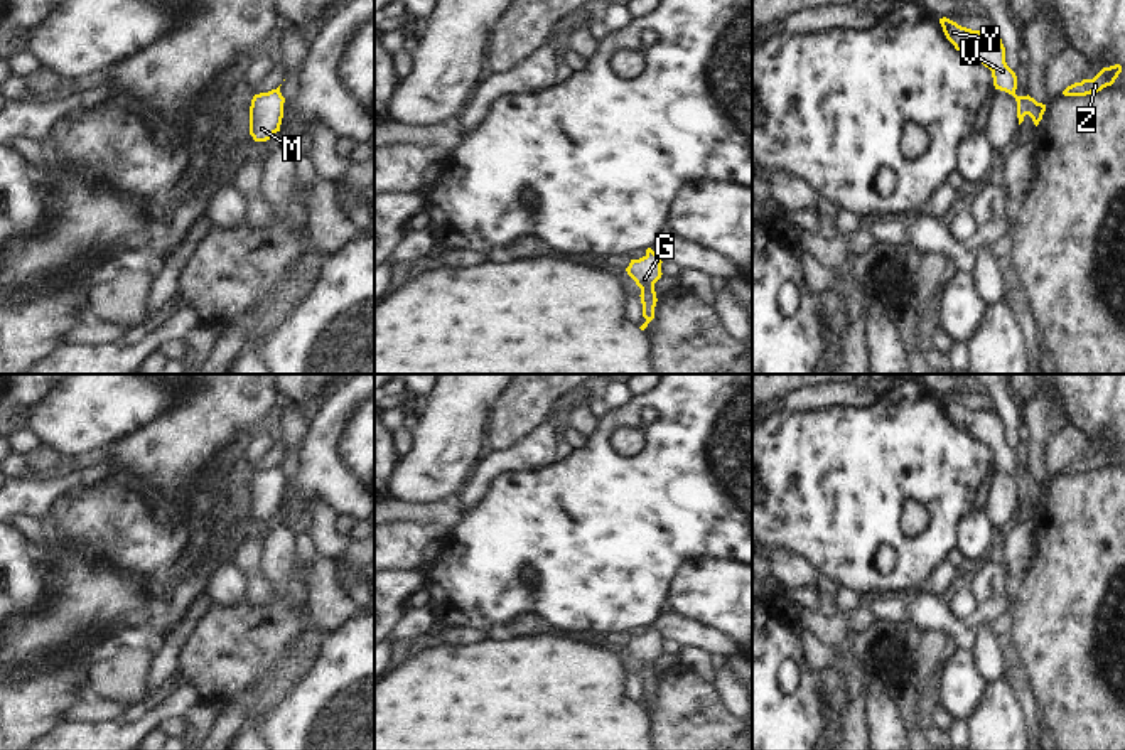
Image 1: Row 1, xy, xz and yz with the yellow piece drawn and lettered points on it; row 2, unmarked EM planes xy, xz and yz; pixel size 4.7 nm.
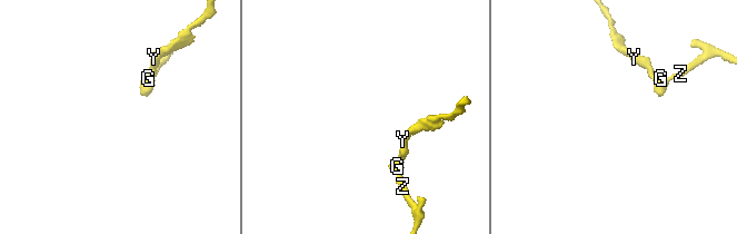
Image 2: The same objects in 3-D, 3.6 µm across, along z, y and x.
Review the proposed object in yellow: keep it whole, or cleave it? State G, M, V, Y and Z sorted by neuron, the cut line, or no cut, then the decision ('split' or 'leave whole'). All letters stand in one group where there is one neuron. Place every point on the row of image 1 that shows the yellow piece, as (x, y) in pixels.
G M V Y Z; no cut; leave whole

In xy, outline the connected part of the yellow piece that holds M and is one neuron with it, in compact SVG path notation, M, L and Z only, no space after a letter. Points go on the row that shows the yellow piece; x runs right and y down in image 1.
M280 86L268 93L255 94L250 106L250 135L255 142L266 142L280 131L285 98Z

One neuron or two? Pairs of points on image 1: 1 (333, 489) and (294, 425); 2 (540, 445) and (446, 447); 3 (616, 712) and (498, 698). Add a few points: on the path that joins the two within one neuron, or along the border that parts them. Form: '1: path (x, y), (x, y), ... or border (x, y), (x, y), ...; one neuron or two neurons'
1: border (309, 422), (301, 440); two neurons
2: border (481, 459), (457, 491); two neurons
3: path (587, 712), (527, 712); one neuron

